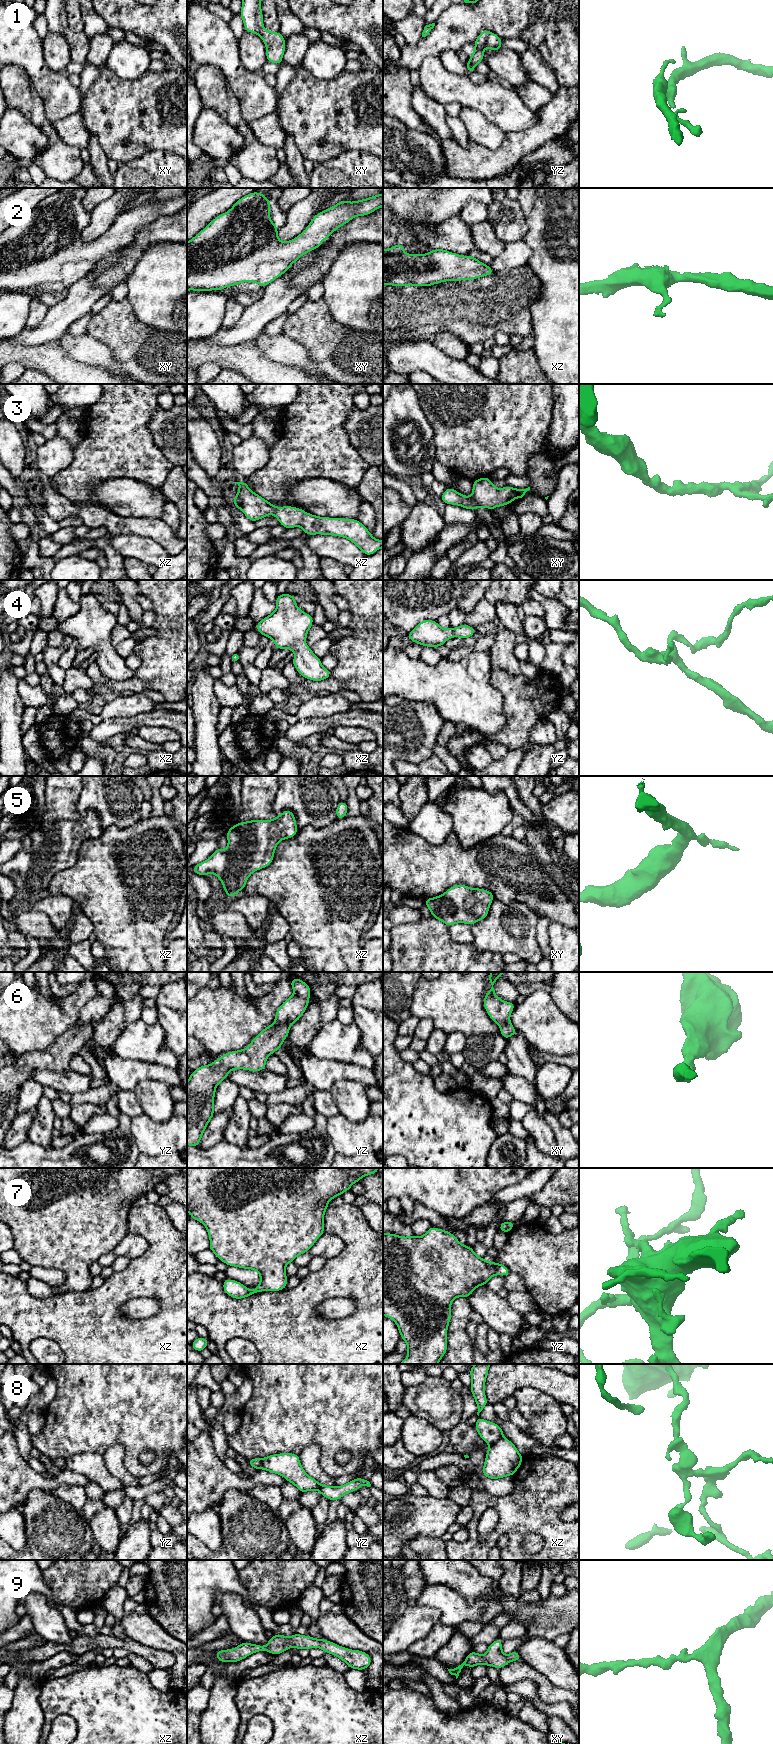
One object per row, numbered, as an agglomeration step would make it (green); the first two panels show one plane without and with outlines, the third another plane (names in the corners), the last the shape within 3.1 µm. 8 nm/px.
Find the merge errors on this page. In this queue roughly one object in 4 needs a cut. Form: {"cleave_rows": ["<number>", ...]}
{"cleave_rows": ["8"]}

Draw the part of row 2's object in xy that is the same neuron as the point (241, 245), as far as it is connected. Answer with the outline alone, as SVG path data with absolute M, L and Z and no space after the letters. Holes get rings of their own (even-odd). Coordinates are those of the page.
M252 192L187 242L187 291L221 290L242 282L255 282L265 287L283 275L302 255L319 248L339 227L382 206L383 193L354 202L347 202L345 198L317 213L299 236L281 242L276 224L270 220L270 200L264 194Z

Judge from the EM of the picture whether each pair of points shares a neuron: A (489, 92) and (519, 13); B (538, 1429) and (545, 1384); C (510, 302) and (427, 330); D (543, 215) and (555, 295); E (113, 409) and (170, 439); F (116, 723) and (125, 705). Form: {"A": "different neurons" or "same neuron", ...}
{"A": "different neurons", "B": "different neurons", "C": "same neuron", "D": "same neuron", "E": "different neurons", "F": "different neurons"}

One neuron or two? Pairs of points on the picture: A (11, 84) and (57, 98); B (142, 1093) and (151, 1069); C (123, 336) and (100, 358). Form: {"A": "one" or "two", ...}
{"A": "two", "B": "two", "C": "two"}

